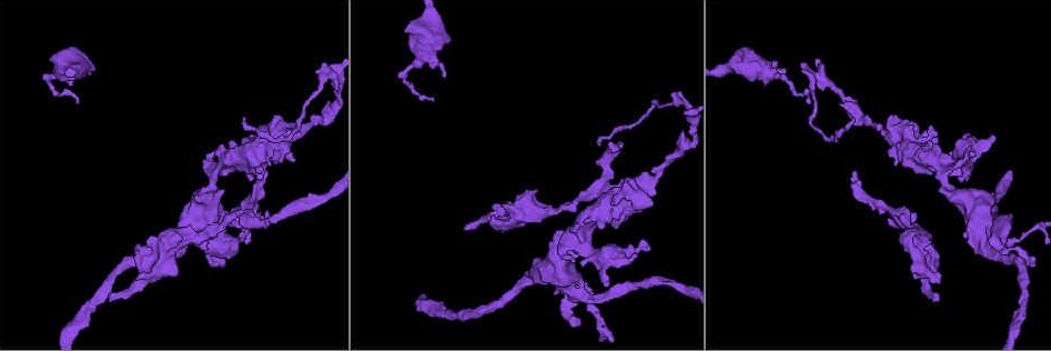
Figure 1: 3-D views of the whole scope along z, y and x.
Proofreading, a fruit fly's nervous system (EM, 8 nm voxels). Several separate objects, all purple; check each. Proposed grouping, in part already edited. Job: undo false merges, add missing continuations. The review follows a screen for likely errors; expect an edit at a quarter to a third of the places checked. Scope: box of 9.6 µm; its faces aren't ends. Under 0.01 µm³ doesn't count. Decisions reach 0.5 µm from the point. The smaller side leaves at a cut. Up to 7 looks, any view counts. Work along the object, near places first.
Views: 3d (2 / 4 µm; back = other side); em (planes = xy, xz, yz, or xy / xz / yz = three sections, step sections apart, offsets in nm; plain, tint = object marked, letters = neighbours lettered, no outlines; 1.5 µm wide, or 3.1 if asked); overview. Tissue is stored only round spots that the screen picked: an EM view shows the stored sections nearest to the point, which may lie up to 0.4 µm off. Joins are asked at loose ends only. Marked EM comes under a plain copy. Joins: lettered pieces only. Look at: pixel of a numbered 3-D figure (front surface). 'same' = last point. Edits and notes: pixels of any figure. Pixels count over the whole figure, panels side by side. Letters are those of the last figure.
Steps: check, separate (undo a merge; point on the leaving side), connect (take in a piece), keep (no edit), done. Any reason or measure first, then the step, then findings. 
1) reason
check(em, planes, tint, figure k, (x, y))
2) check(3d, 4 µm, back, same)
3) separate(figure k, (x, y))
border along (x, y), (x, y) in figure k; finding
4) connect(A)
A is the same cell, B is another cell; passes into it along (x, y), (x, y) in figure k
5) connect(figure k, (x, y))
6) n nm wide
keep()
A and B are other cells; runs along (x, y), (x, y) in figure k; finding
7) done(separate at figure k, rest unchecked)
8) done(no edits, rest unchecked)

long arm stops here
check(3d, 2 µm, figure 1, (242, 118))

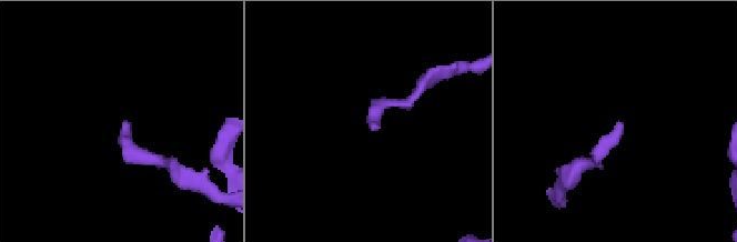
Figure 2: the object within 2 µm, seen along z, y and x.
need the tissue
check(em, xy, step 8, tint, figure 2, (125, 122))

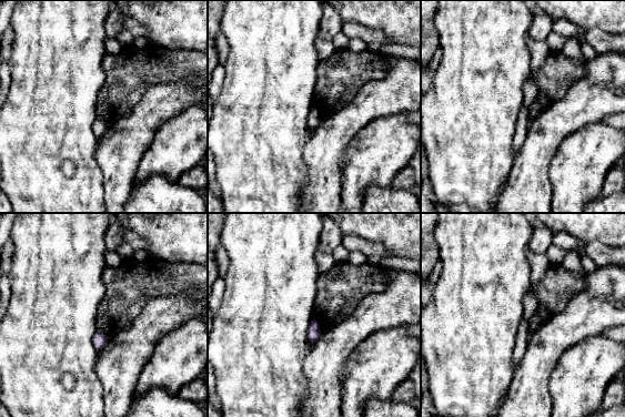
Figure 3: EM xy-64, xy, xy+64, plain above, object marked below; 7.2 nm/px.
cut it another way
check(em, yz, step 8, letters, same)

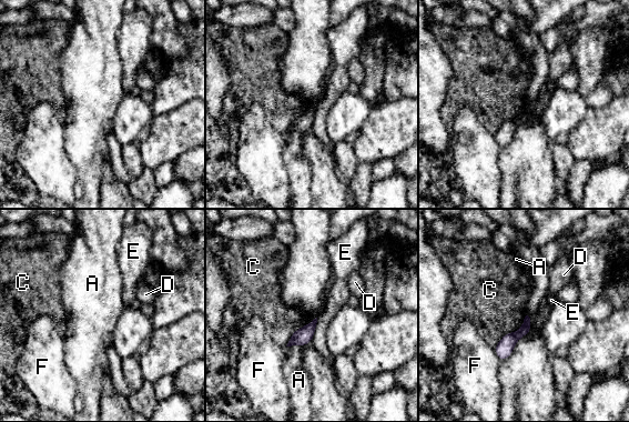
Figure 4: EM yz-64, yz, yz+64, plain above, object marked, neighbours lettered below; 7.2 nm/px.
keep()
A, C, D, E and F are other cells; runs along (527, 320), (501, 357) in figure 4; no lettered piece goes on from it

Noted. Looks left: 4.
an open end
check(em, planes, letters, figure 1, (502, 203))

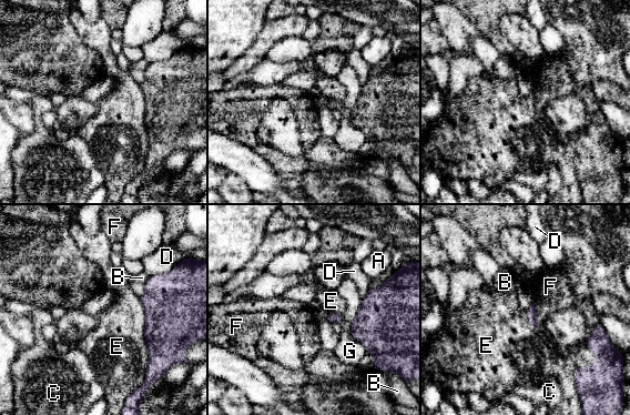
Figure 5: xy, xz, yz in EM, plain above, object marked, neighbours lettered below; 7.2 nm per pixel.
keep()
A, B, C, D, E, F and G are other cells; border along (140, 299), (144, 313), (146, 373) in figure 5; none of them fits

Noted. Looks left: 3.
check(em, planes, letters, figure 1, (938, 301))

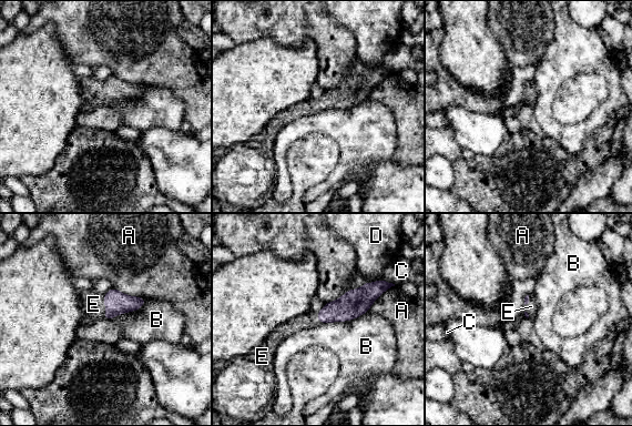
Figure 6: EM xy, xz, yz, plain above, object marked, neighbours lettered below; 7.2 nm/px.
connect(E)
E is the same cell, A, B, C and D are other cells; passes into it along (116, 303), (105, 306), (93, 304) in figure 6; the cell continues

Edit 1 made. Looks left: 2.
done(connect at figure 6, rest unchecked)

